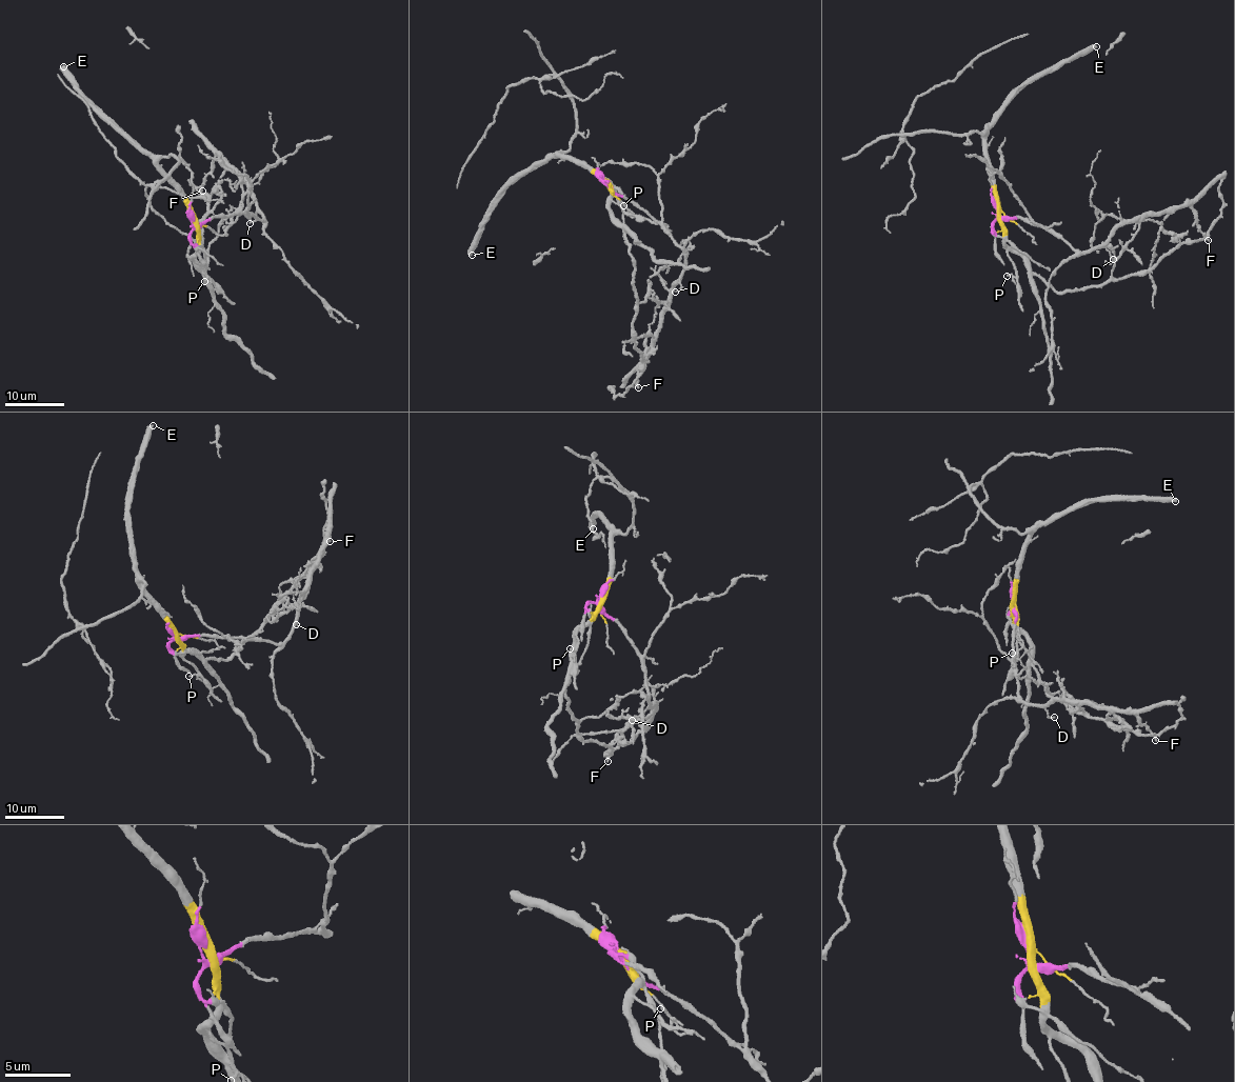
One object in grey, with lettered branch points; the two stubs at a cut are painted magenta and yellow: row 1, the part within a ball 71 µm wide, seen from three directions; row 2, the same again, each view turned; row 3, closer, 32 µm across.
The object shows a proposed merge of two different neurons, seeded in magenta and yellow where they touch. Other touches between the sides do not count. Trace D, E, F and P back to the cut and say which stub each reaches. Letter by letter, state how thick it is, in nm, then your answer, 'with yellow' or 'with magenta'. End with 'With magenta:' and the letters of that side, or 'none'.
D: calibre 130 nm; with magenta
E: calibre 440 nm; with yellow
F: calibre 280 nm; with magenta
P: calibre 130 nm; with yellow
With magenta: D, F

